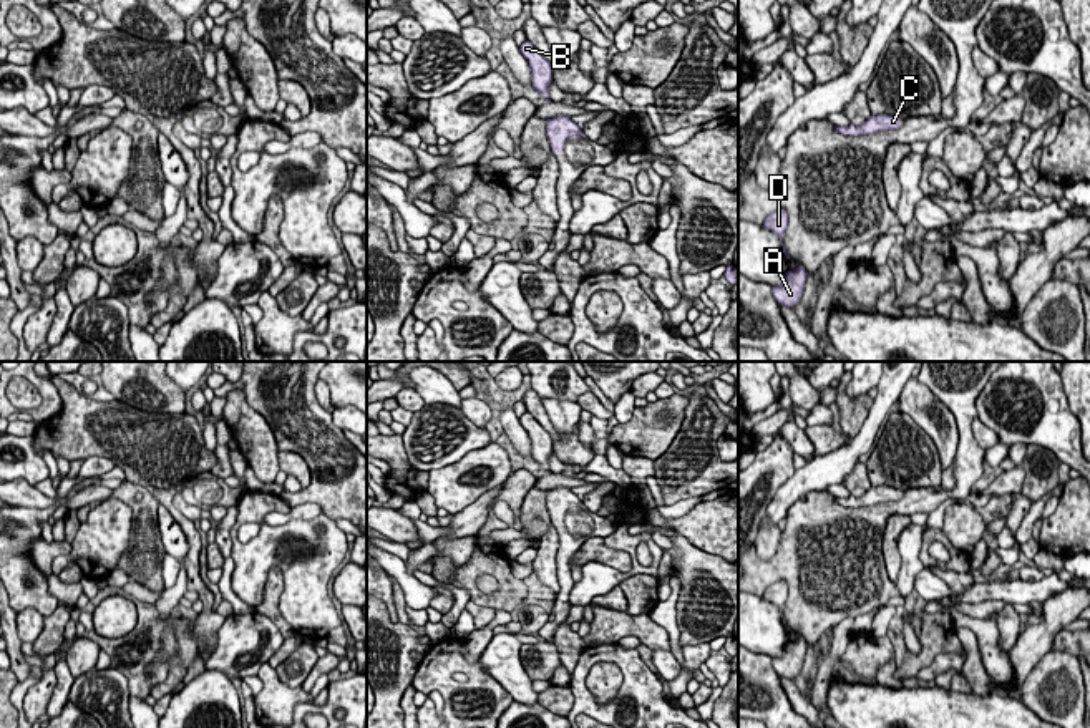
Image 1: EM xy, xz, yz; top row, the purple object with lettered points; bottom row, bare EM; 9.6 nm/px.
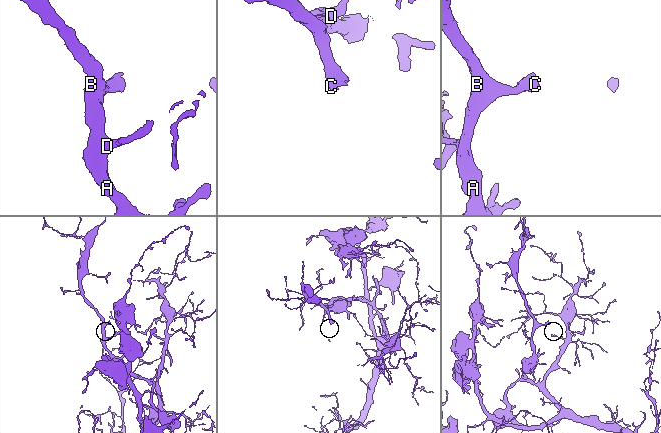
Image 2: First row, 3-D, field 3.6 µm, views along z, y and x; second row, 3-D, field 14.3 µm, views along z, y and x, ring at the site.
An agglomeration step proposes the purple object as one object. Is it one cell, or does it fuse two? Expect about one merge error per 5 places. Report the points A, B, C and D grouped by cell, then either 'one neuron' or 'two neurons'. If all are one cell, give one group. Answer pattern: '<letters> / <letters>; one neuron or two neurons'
A B C D; one neuron

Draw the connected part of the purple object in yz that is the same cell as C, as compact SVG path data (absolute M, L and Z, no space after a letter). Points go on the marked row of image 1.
M871 114L859 126L849 123L848 126L835 126L835 131L844 136L866 136L866 134L874 134L879 131L899 129L899 128L901 128L901 118L891 114L876 114L876 116Z

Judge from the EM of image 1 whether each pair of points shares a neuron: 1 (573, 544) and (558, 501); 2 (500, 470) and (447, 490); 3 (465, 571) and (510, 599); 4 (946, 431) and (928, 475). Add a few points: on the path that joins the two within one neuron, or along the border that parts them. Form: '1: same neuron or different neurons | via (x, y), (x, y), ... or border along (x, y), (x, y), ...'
1: same neuron | via (563, 534), (558, 511)
2: same neuron | via (486, 463), (470, 465), (457, 476)
3: same neuron | via (470, 584), (483, 599), (496, 599)
4: different neurons | border along (914, 420), (933, 441), (943, 470)

